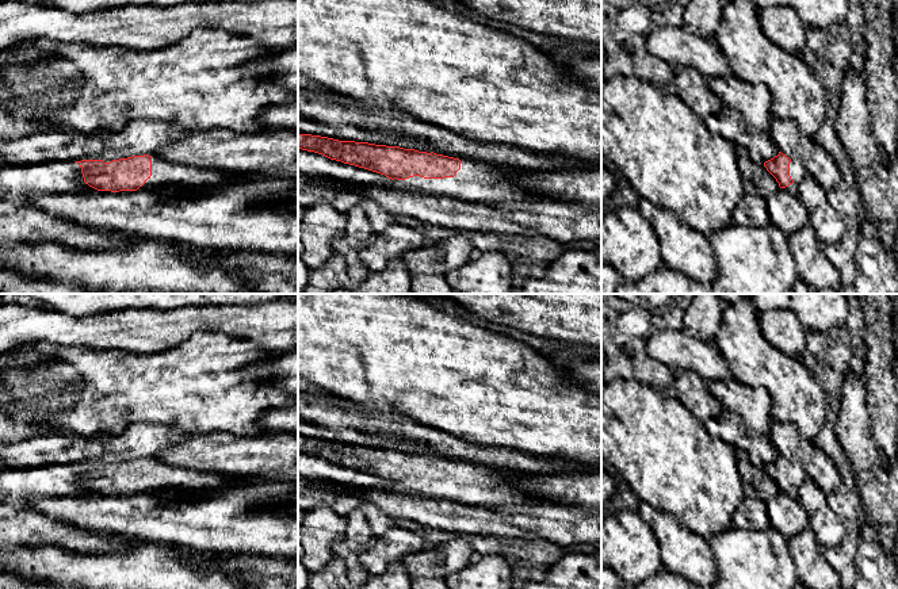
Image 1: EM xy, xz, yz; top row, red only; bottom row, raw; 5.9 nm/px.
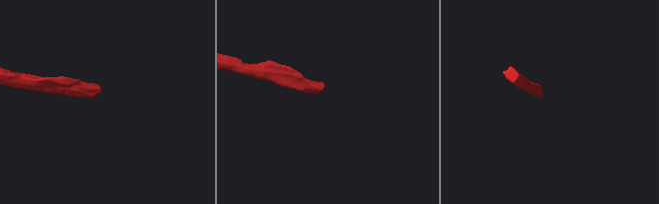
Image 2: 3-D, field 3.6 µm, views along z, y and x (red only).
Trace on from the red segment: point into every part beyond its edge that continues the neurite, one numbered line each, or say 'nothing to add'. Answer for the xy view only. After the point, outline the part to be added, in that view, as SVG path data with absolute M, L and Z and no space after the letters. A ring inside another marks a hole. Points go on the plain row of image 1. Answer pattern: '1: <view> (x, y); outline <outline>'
1: xy (165, 477); outline M152 459L152 479L140 494L160 496L161 492L211 492L229 487L229 478L213 473L202 473Z

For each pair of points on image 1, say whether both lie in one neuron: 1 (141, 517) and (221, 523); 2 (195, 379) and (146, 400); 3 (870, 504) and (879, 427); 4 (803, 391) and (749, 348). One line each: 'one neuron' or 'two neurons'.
1: one neuron
2: one neuron
3: two neurons
4: one neuron

